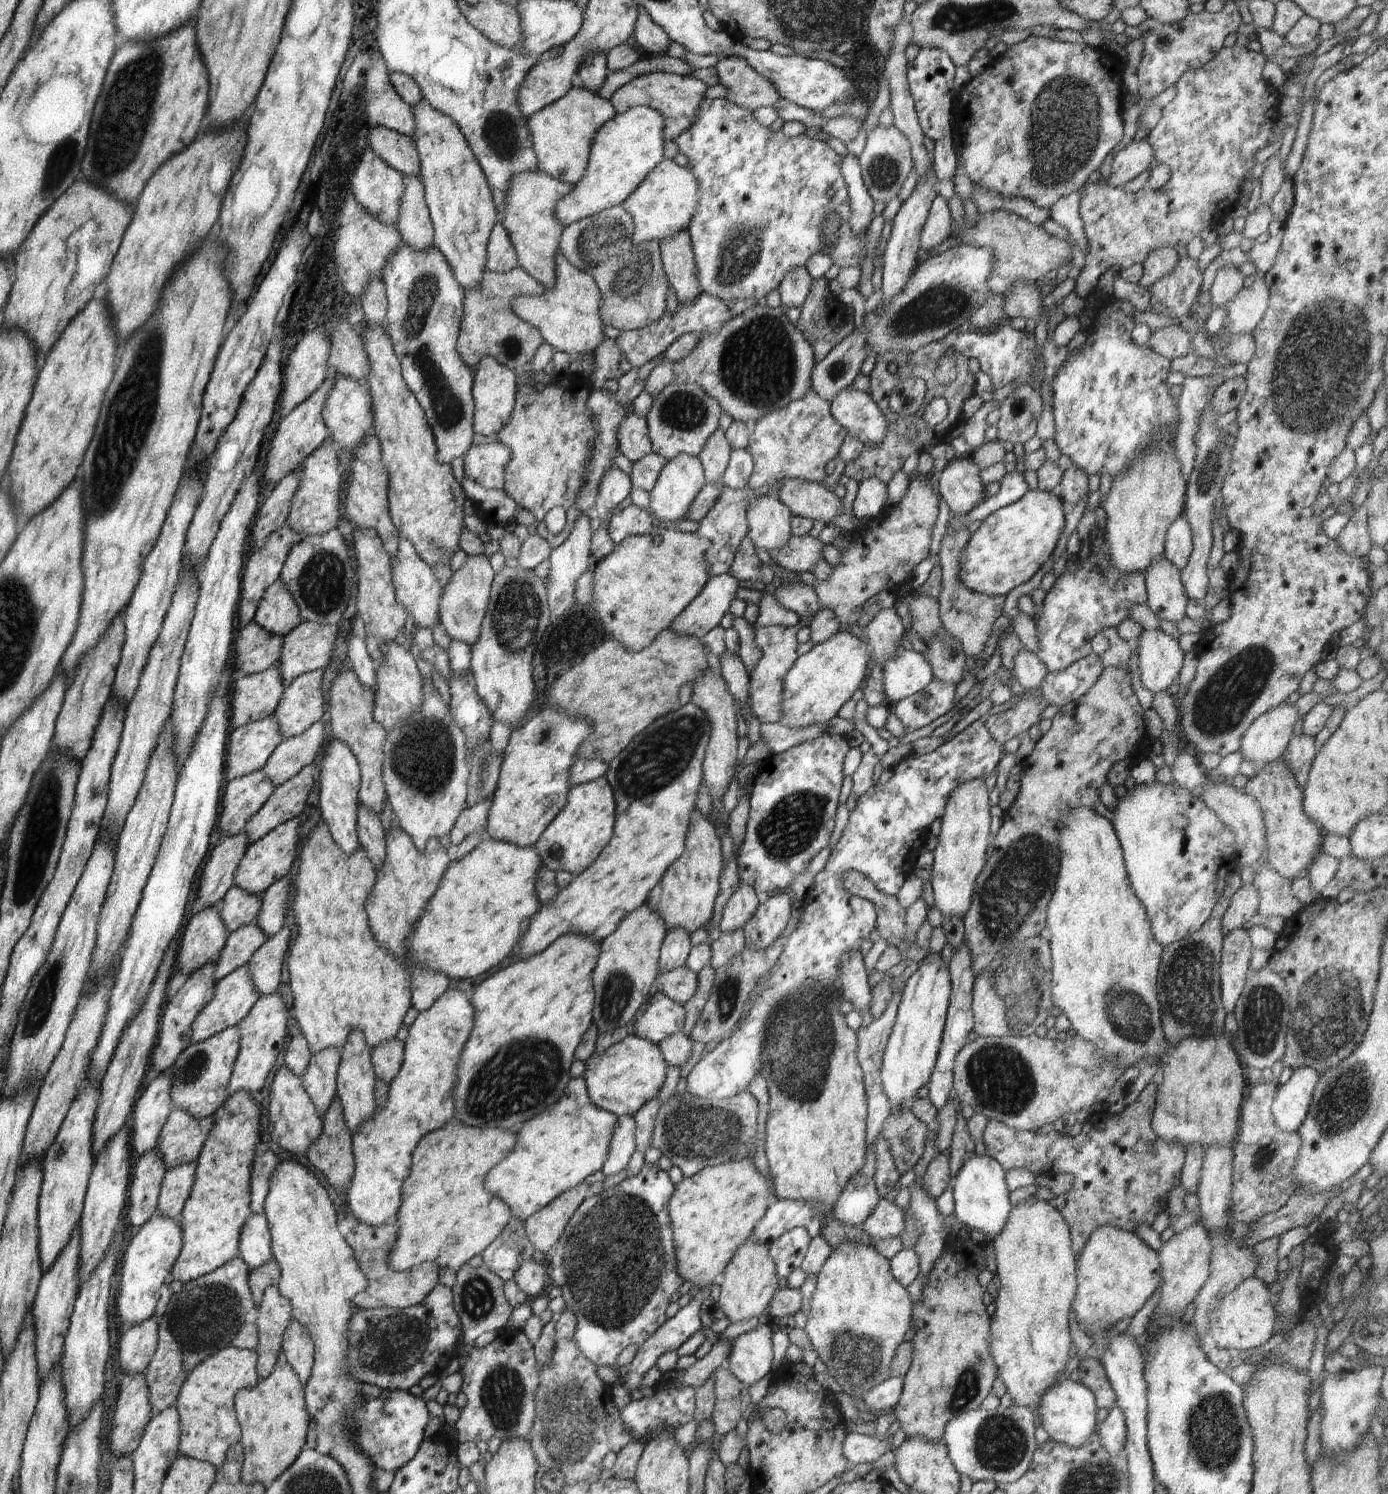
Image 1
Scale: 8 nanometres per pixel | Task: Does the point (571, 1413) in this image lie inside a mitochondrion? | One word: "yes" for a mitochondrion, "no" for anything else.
yes

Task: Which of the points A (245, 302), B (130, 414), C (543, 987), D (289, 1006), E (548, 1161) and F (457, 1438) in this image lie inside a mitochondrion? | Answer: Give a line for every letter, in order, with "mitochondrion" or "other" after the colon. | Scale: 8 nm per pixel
A: other
B: mitochondrion
C: other
D: other
E: other
F: other

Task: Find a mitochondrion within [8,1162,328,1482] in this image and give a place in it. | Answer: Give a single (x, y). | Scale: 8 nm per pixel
(204, 1316)

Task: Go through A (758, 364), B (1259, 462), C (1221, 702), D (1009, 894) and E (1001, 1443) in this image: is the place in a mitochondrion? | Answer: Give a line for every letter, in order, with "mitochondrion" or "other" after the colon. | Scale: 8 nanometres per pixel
A: mitochondrion
B: other
C: mitochondrion
D: mitochondrion
E: mitochondrion

